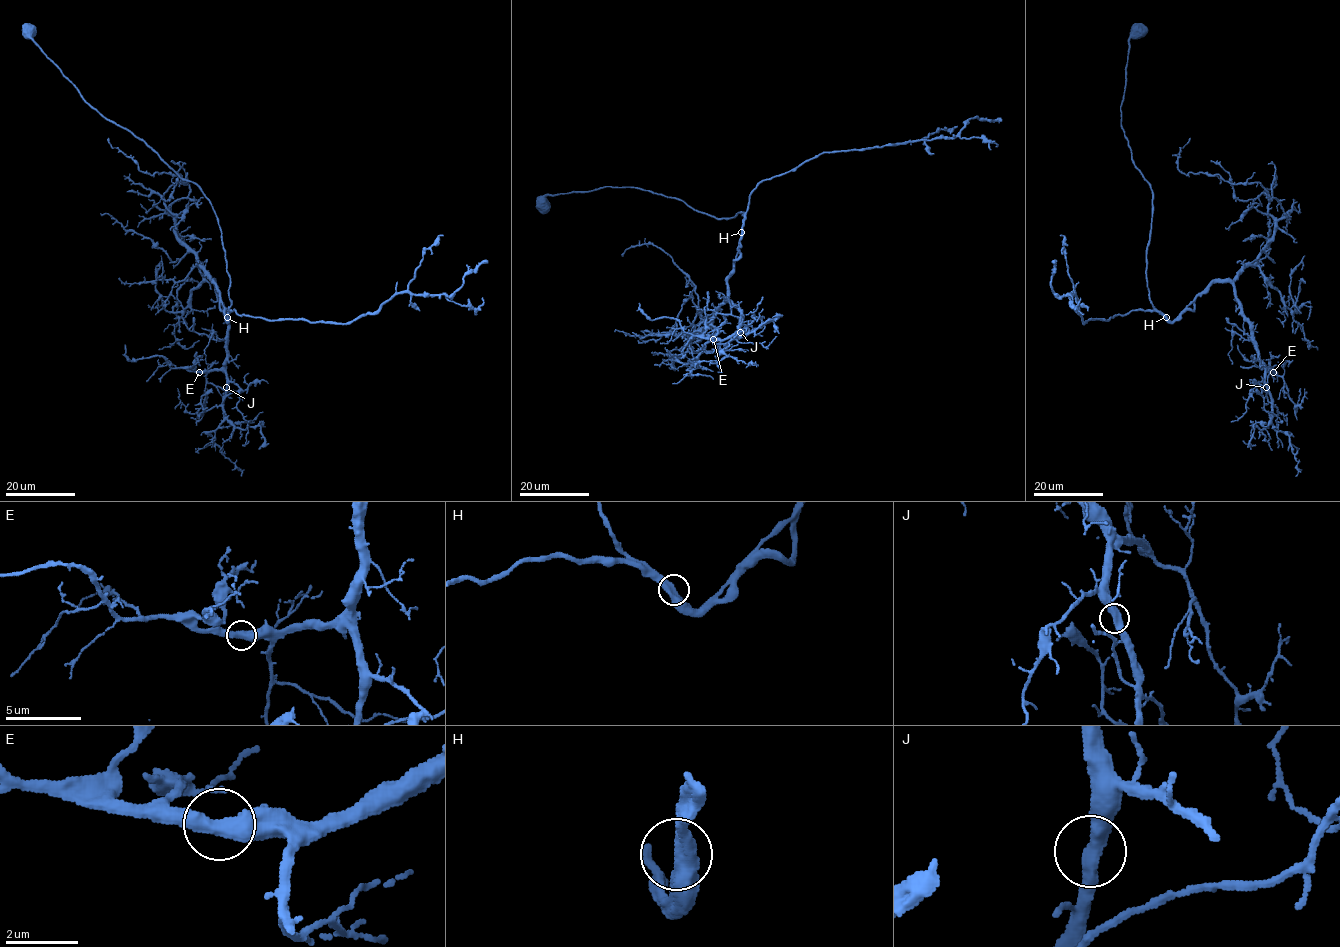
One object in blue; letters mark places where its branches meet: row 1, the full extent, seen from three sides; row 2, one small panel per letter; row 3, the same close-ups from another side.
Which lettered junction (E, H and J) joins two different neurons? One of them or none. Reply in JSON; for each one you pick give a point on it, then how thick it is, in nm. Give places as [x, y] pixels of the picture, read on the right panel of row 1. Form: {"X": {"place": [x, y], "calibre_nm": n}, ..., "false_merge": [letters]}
{"false_merge": []}

